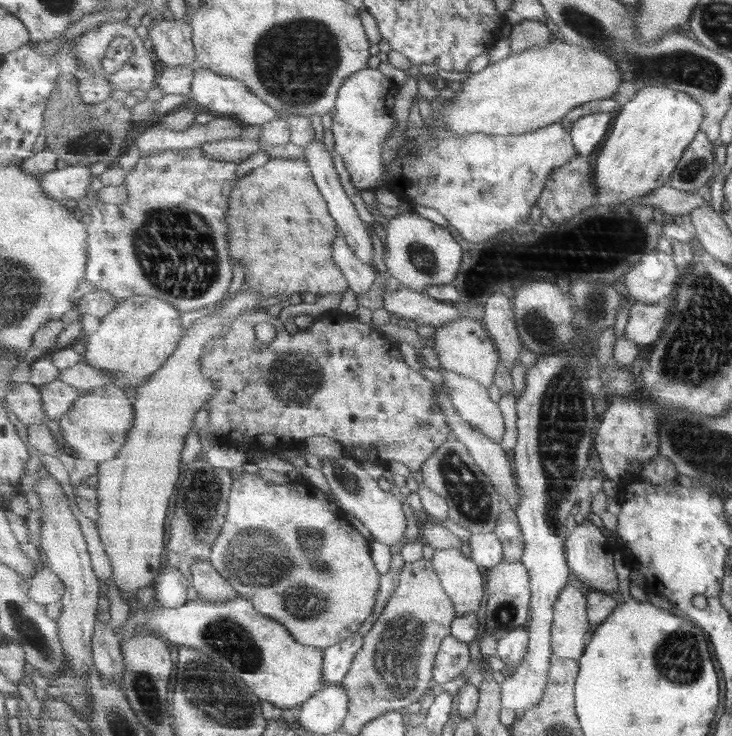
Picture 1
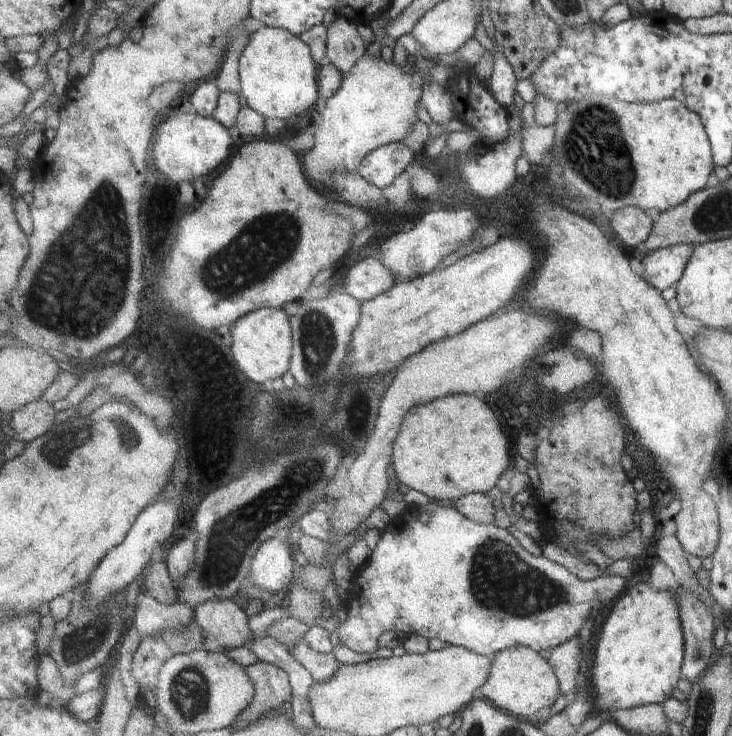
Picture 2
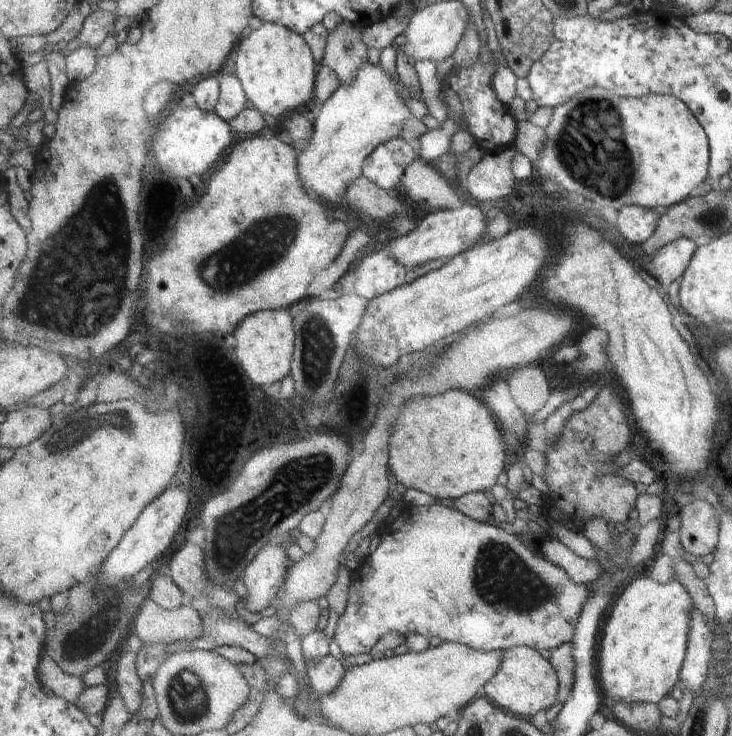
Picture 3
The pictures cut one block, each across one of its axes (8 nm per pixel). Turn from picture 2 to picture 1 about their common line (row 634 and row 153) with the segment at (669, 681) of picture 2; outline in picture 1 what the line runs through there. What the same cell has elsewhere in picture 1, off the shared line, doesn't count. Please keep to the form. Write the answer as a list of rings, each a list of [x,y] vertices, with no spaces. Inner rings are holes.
[[[649,86],[637,91],[617,112],[611,133],[596,158],[594,184],[609,188],[628,208],[650,192],[669,184],[681,152],[700,130],[704,109],[683,92]]]

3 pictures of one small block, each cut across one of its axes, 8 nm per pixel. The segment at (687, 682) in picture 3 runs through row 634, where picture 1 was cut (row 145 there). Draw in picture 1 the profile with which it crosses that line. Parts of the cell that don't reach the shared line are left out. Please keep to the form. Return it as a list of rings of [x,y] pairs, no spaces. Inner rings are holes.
[[[696,132],[692,142],[685,147],[684,156],[672,174],[670,186],[680,191],[698,190],[713,174],[711,142],[704,132]]]

